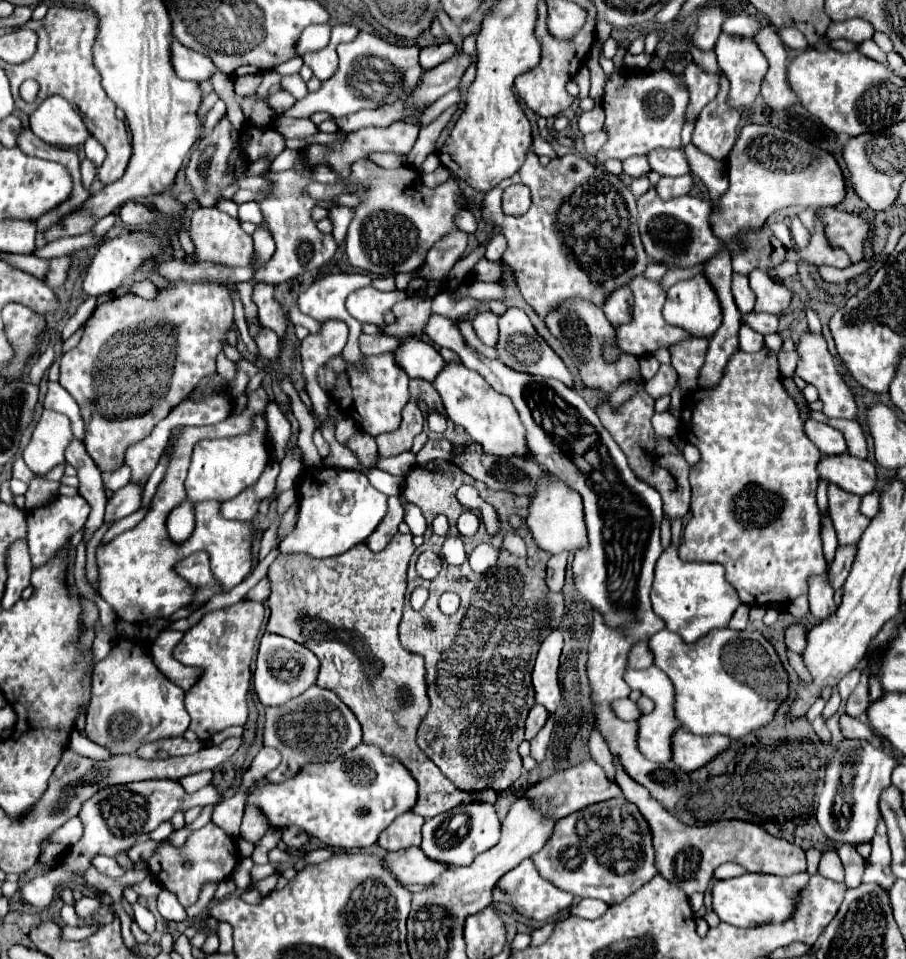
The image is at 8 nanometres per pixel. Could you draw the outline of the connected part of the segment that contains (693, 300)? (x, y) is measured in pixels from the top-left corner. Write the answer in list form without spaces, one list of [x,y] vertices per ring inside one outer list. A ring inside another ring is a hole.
[[[696,275],[688,281],[678,281],[676,285],[672,285],[668,289],[662,315],[668,323],[682,327],[690,337],[704,337],[704,339],[710,339],[722,323],[722,311],[720,311],[718,297],[704,275]]]

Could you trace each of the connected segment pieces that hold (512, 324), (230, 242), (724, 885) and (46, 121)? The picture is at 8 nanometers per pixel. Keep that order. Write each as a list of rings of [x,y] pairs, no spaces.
[[[518,307],[508,309],[506,315],[502,315],[498,319],[498,325],[500,325],[500,339],[498,339],[496,351],[498,351],[498,357],[500,357],[502,363],[506,363],[512,369],[522,371],[522,373],[542,375],[542,377],[554,377],[554,379],[566,383],[568,387],[572,387],[572,375],[570,375],[570,371],[562,363],[562,359],[548,347],[548,343],[536,333],[534,325],[530,323],[528,315],[522,309],[518,309]]]
[[[200,207],[192,213],[190,219],[190,237],[196,245],[196,259],[194,261],[214,261],[230,267],[246,267],[250,265],[252,257],[252,237],[240,229],[238,219],[218,211],[216,207]]]
[[[744,873],[734,879],[722,879],[712,885],[712,907],[720,921],[736,927],[754,927],[764,923],[782,923],[790,917],[799,898],[799,891],[808,883],[808,873],[776,877],[766,873]]]
[[[52,95],[38,105],[30,115],[30,129],[42,141],[58,147],[76,147],[90,137],[82,117],[58,95]]]

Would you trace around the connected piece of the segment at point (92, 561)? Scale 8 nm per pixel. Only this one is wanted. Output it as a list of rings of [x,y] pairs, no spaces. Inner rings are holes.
[[[103,523],[100,528],[94,533],[92,539],[87,544],[86,549],[86,578],[94,591],[98,594],[98,568],[96,565],[96,554],[95,550],[100,544],[102,537],[111,525]]]

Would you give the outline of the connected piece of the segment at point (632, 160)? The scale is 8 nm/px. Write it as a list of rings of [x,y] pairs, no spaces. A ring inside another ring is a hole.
[[[640,155],[640,157],[628,157],[626,161],[622,161],[622,173],[628,175],[628,177],[640,177],[640,175],[646,175],[650,171],[650,165],[646,161],[646,155]]]

